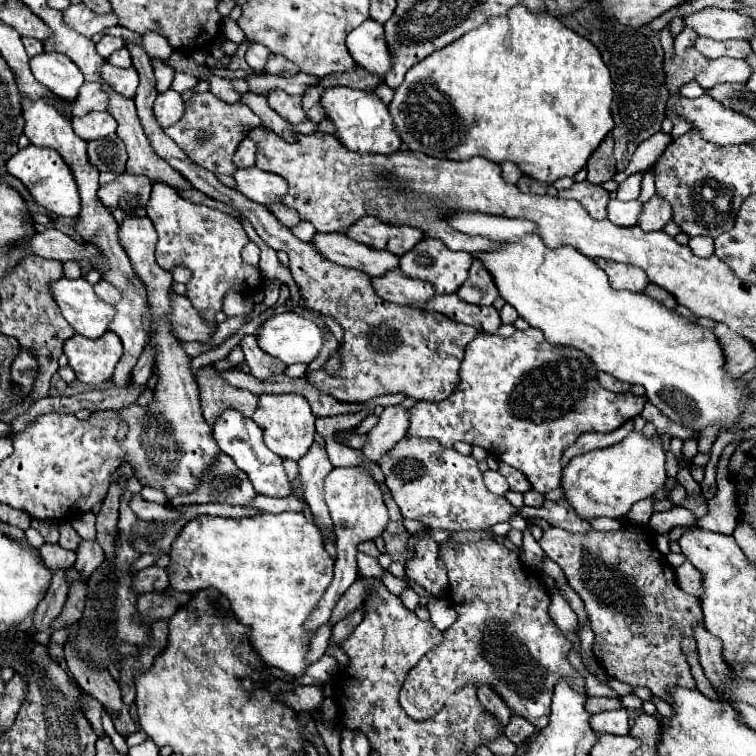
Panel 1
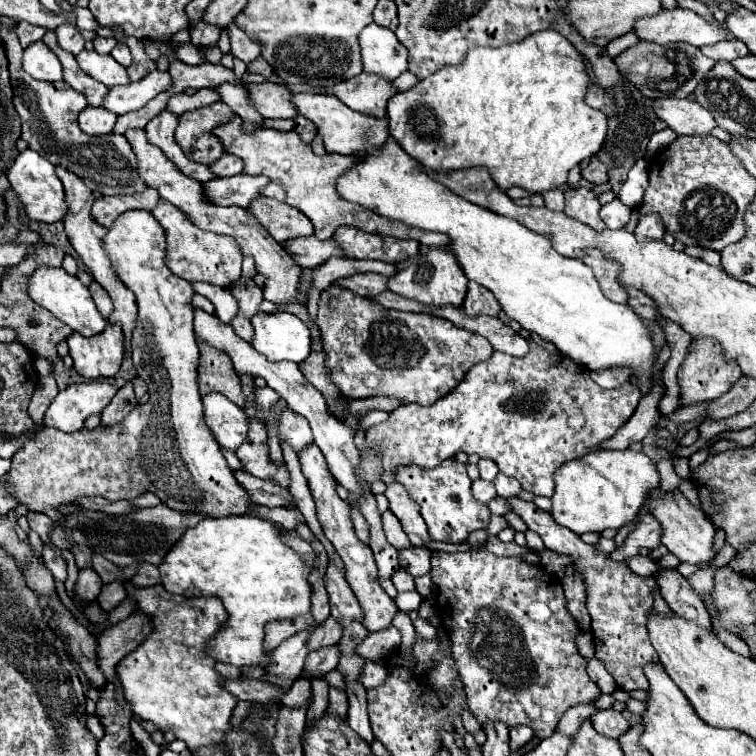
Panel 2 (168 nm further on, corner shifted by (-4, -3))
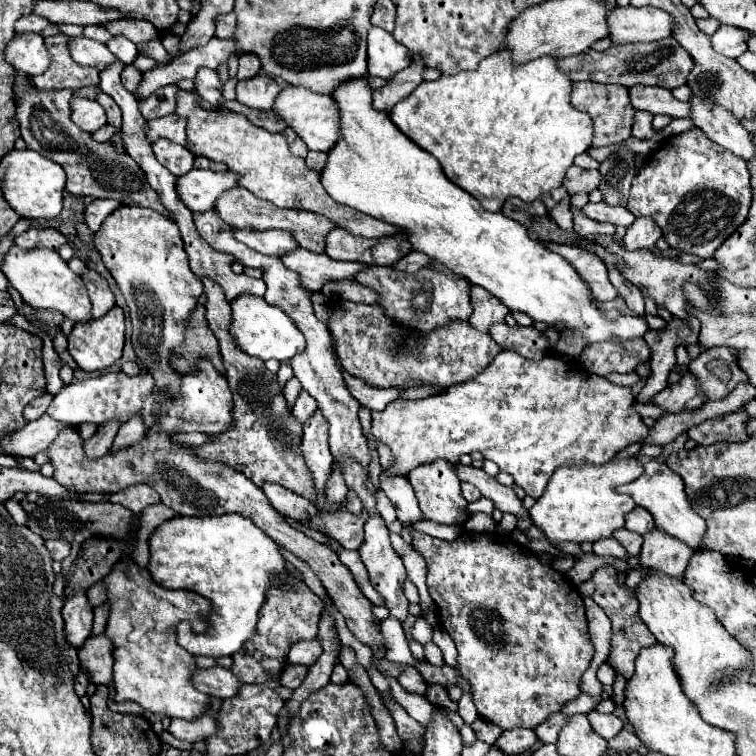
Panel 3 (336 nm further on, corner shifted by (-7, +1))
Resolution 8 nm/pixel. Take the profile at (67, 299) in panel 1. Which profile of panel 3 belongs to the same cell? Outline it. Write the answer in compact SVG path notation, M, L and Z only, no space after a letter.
M11 246L9 252L3 256L1 272L11 282L11 286L21 294L27 306L39 310L57 310L73 322L91 320L91 302L87 298L85 284L75 272L69 270L67 262L61 260L57 252L45 248L23 250L19 246Z

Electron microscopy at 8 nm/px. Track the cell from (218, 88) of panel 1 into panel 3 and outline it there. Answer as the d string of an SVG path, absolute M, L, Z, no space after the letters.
M163 86L159 90L155 90L149 98L139 102L139 112L145 120L153 120L153 118L161 118L167 114L173 114L175 110L175 96L177 96L177 86Z

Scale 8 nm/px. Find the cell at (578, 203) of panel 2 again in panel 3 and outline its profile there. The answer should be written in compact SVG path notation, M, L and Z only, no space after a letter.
M573 210L573 224L575 224L575 232L585 240L595 240L597 236L611 236L615 232L613 224L603 224L603 222L585 218L581 210Z

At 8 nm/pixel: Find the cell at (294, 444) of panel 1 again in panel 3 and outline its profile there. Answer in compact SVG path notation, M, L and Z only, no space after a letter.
M301 390L295 400L295 418L301 422L307 422L307 418L313 414L313 410L317 410L317 402L305 390Z

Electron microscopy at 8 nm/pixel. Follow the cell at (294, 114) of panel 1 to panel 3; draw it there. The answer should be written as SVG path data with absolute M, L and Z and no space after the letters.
M257 74L245 82L237 82L237 100L249 108L271 110L279 90L281 88L275 84L271 76Z

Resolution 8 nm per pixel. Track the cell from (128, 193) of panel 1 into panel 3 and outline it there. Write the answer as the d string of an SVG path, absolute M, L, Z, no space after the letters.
M93 200L87 208L85 208L85 224L97 232L103 224L103 220L121 204L117 200Z

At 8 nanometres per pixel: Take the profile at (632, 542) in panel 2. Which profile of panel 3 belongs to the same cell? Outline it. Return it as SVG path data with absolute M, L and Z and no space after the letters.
M641 506L633 508L633 510L625 516L625 528L627 528L627 530L631 530L631 532L645 534L645 532L647 532L647 530L651 530L653 526L655 526L653 516L651 516L645 508L641 508Z

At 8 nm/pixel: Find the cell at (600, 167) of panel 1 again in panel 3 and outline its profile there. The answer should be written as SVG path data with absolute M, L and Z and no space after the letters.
M571 166L567 170L567 176L563 180L563 186L569 194L579 194L579 192L593 192L599 186L599 170L583 170L579 166Z

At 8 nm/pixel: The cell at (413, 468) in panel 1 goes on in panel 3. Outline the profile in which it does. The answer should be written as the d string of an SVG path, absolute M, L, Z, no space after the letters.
M435 460L431 464L421 464L413 468L407 474L407 478L415 490L419 508L427 520L433 520L439 524L459 524L467 520L467 502L465 498L461 498L461 482L457 480L457 474L451 462Z

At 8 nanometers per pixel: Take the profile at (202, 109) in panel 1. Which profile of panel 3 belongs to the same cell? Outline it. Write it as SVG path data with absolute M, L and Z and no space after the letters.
M175 114L149 120L145 124L145 134L147 134L147 142L149 144L157 142L159 138L167 138L167 140L177 142L181 146L187 146L187 138L185 138L185 118L177 118Z

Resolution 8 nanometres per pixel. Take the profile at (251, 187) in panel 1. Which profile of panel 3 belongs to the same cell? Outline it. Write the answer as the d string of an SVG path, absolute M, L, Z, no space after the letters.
M189 170L175 182L177 196L191 212L207 212L215 206L215 200L225 190L237 184L237 174L223 172L213 174L213 170Z

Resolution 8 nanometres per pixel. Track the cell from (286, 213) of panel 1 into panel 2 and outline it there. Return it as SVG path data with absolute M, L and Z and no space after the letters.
M266 196L256 198L250 204L250 212L278 242L314 234L310 220L302 212L278 202L276 198L266 198Z

